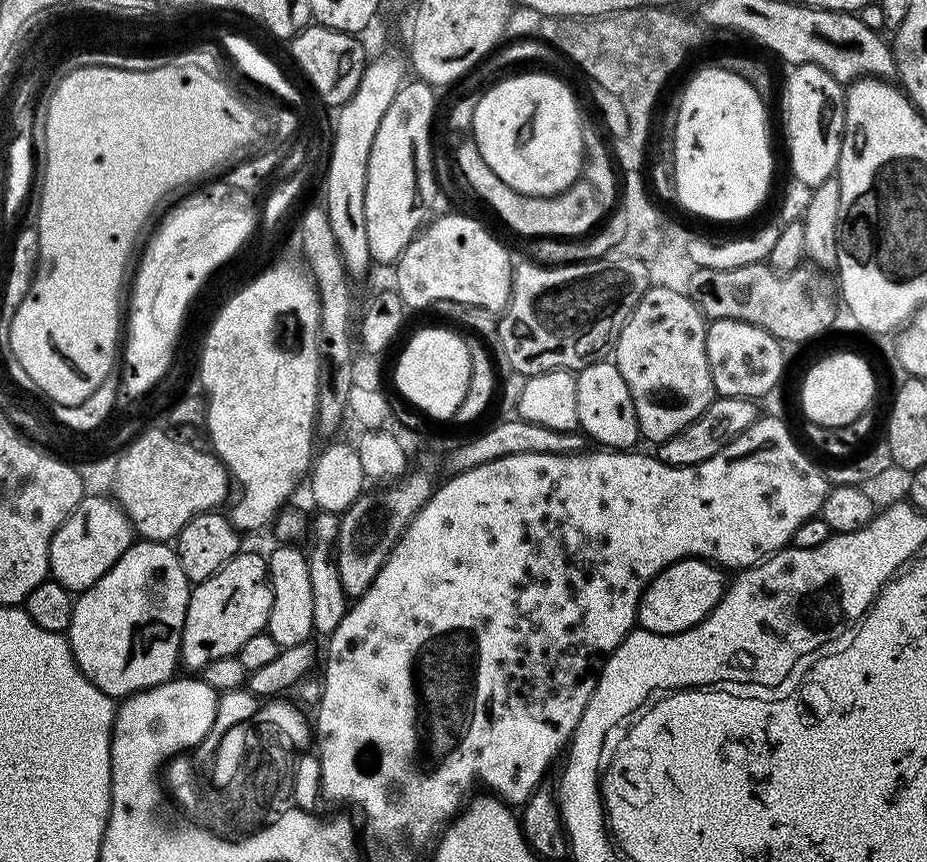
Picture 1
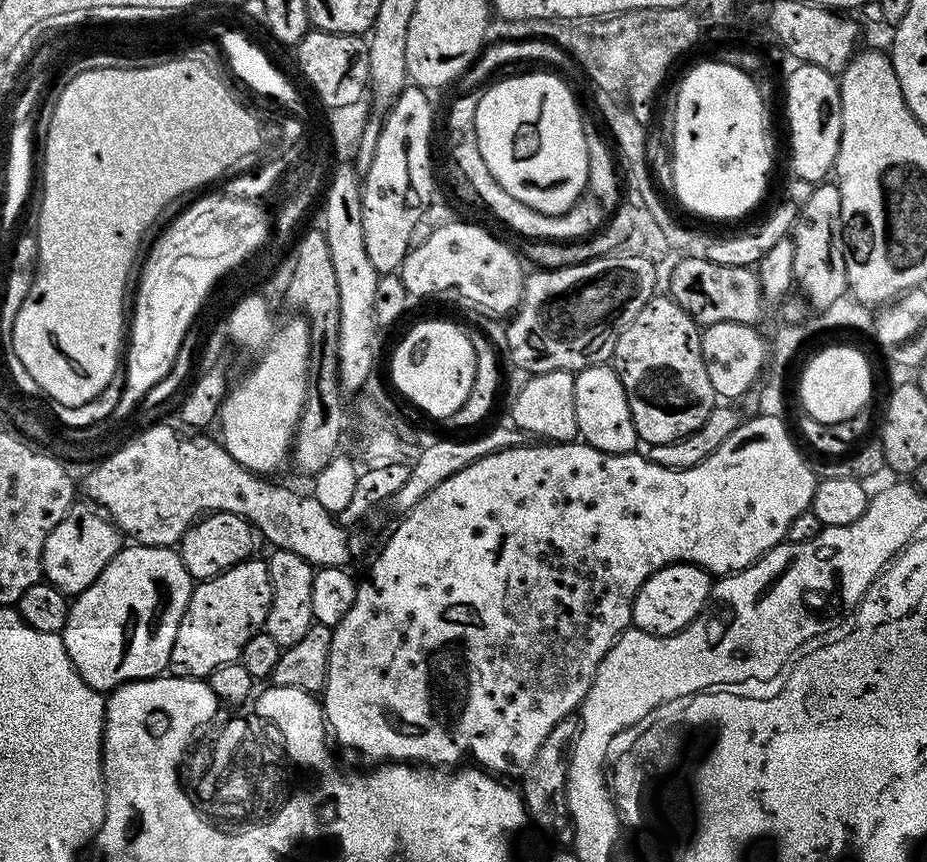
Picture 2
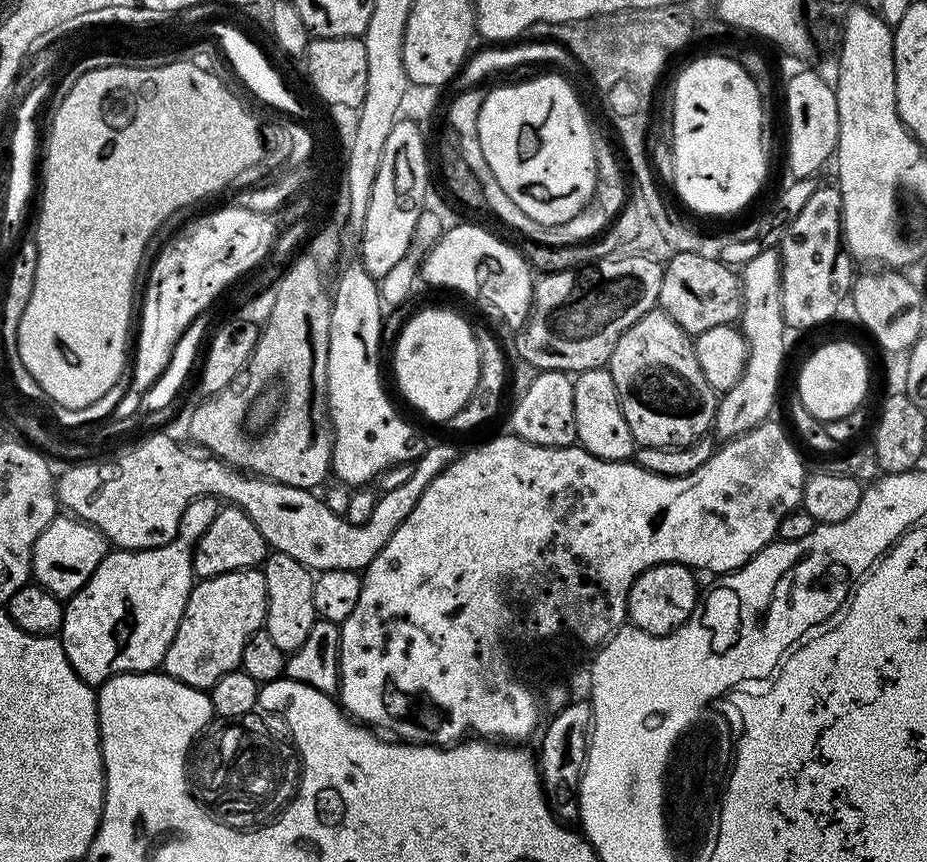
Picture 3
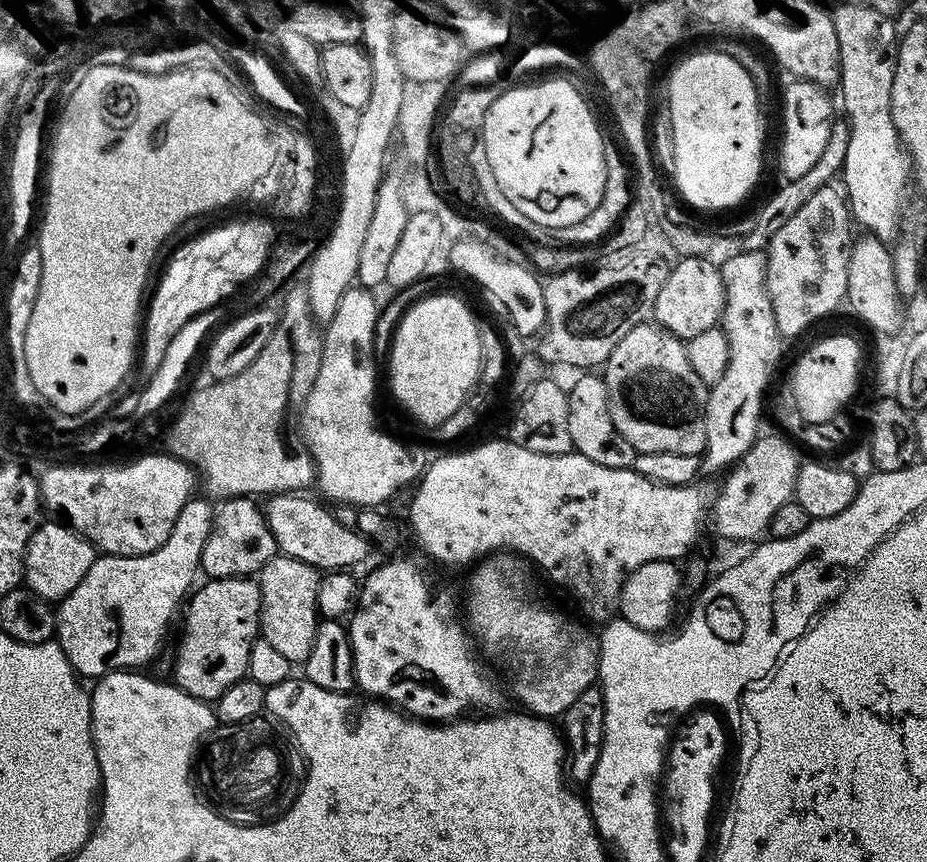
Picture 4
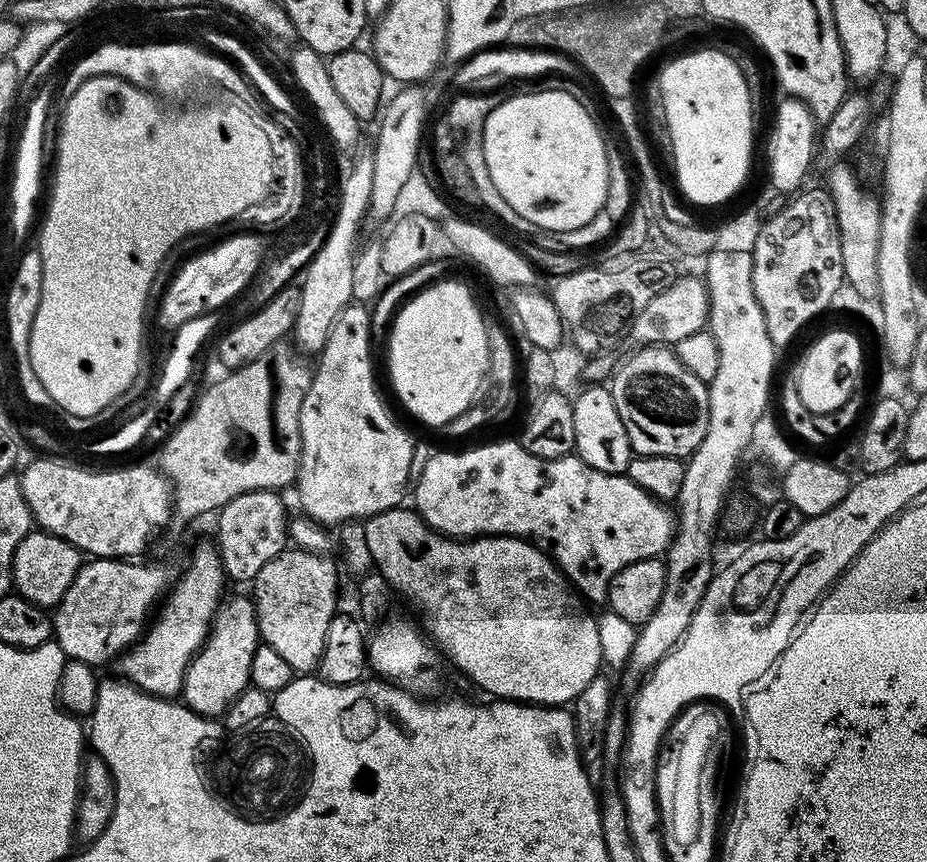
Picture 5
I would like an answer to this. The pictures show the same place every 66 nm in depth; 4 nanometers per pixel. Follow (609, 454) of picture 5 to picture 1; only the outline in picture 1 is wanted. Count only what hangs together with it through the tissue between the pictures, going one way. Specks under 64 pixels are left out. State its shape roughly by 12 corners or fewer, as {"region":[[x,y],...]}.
{"region":[[614,362],[575,373],[579,431],[604,450],[641,439]]}

